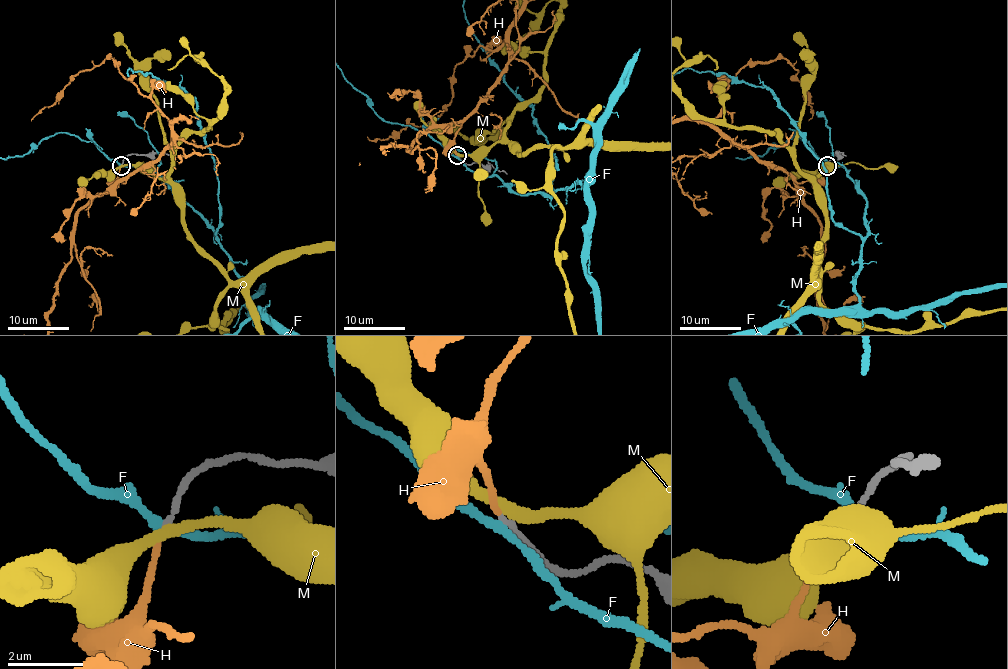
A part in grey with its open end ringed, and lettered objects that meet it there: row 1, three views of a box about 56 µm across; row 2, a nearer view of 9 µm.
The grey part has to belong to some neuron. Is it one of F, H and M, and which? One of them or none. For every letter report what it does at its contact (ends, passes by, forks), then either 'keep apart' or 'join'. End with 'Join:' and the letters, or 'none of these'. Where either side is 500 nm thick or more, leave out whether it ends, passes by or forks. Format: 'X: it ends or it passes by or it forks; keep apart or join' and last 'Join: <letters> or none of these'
F: it passes by; keep apart
H: it ends; join
M: it passes by; keep apart
Join: H

